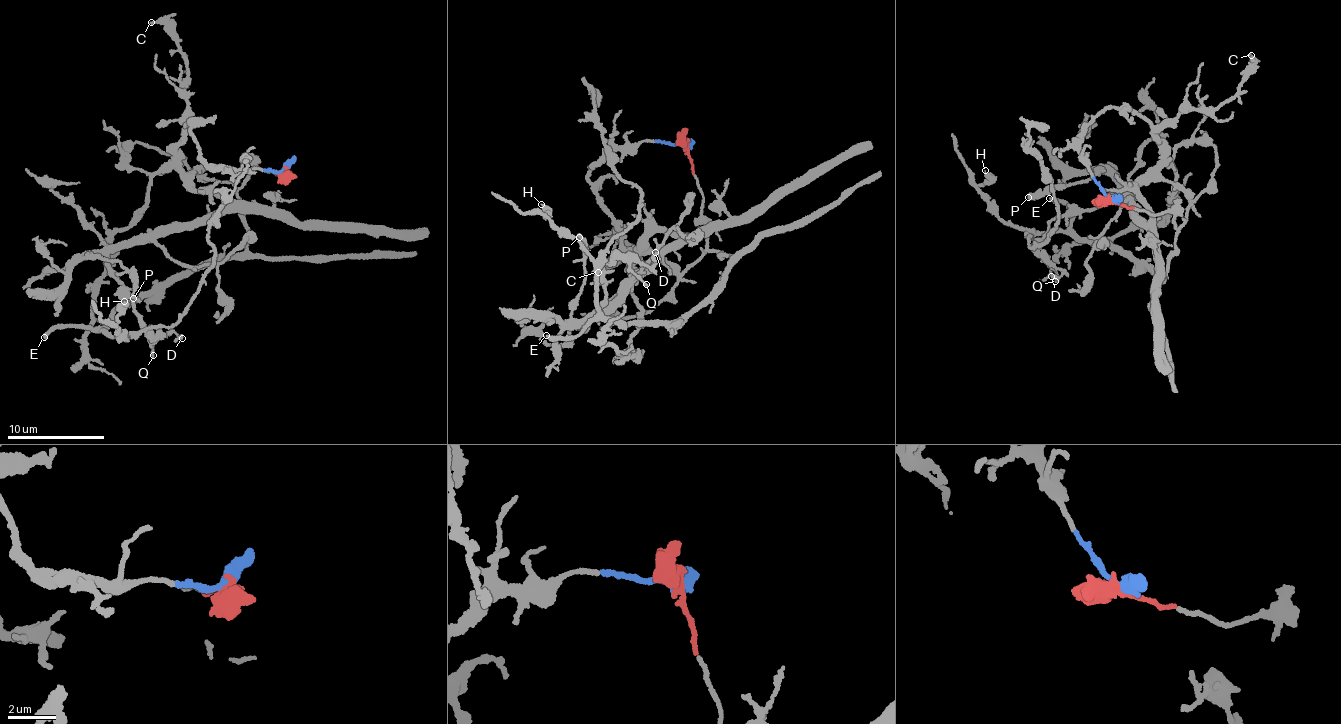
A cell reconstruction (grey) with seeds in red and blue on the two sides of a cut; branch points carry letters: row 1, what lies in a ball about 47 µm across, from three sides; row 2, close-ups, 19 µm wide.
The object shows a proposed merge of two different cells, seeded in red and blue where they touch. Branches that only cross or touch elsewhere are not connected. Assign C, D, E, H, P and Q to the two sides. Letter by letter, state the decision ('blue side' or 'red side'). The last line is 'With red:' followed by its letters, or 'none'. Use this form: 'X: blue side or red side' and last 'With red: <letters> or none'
C: blue side
D: blue side
E: red side
H: red side
P: blue side
Q: blue side
With red: E, H

